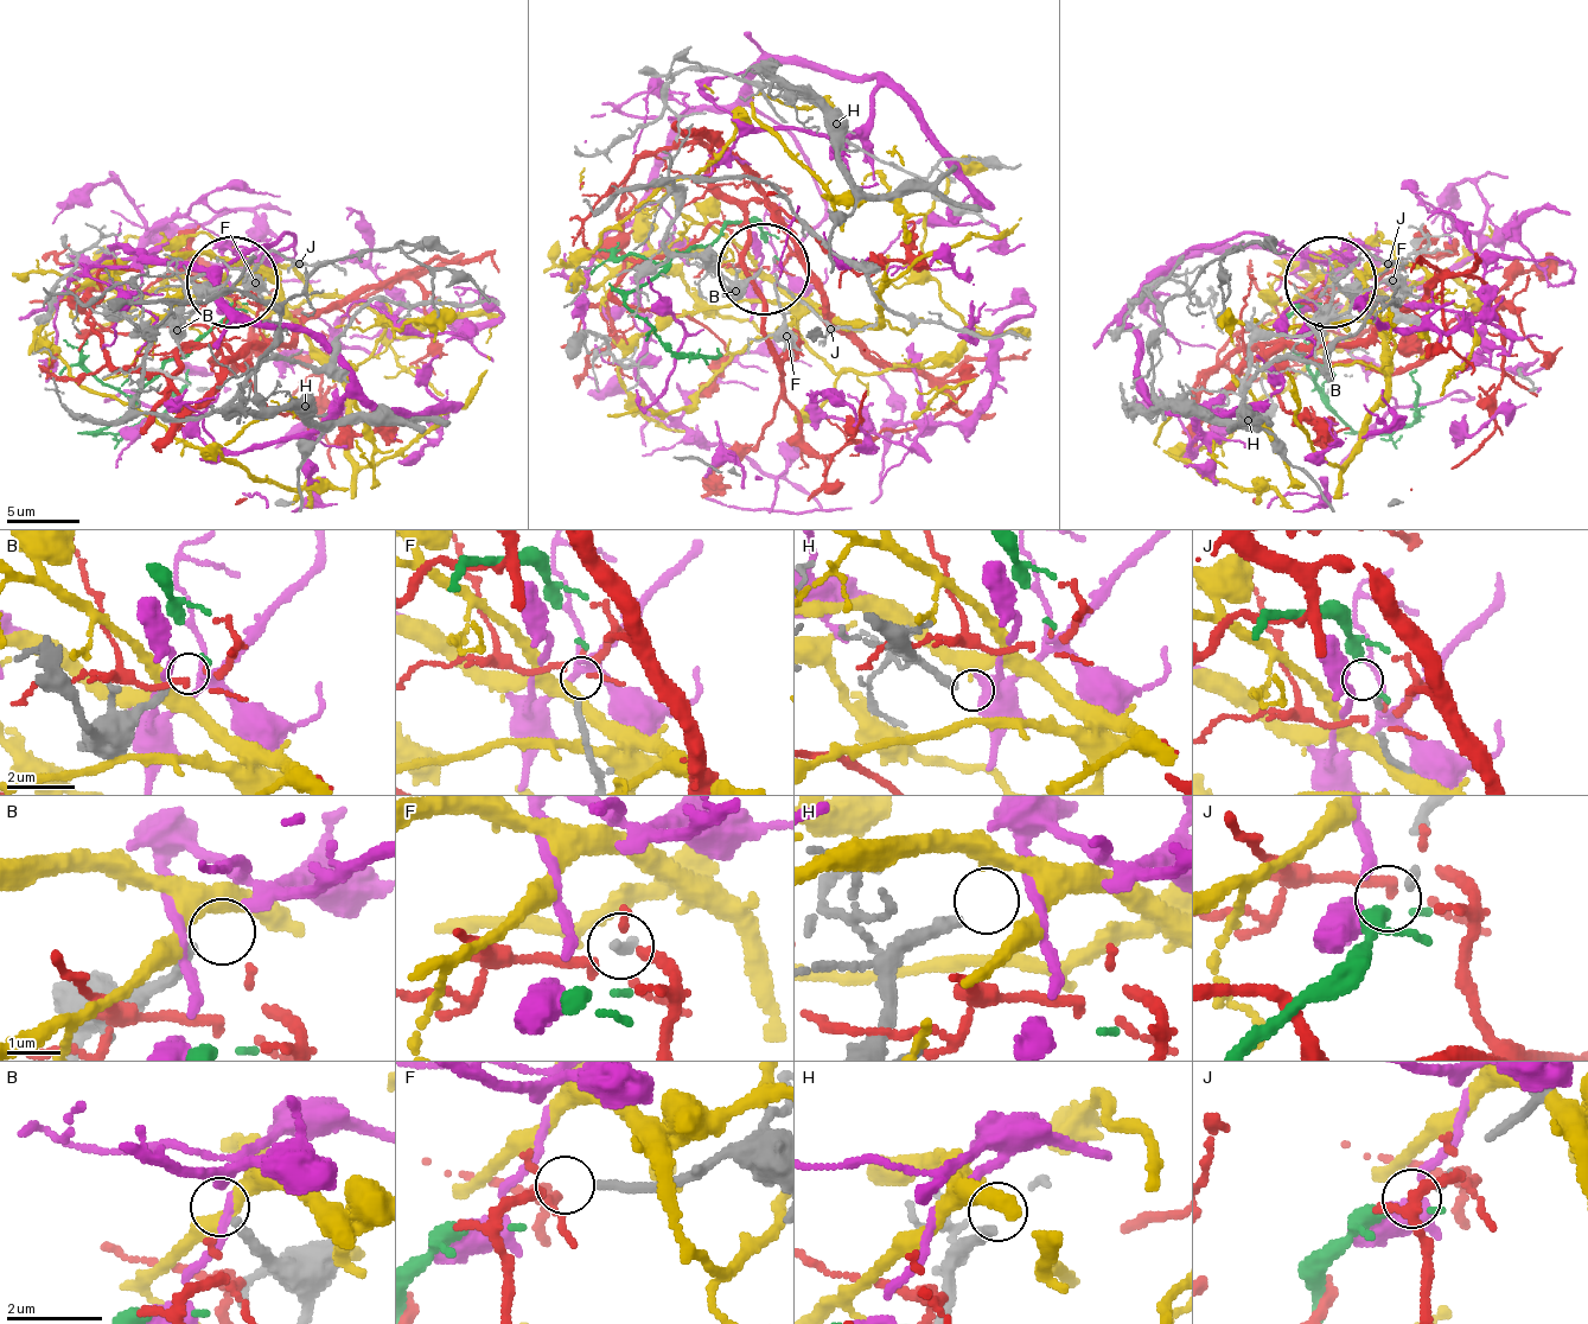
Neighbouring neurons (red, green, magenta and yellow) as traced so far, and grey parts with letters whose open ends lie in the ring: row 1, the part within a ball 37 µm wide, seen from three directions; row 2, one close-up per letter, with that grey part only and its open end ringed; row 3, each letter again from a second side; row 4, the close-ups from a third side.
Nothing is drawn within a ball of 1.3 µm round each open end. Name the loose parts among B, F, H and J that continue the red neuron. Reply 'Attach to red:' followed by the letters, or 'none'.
Attach to red: F

